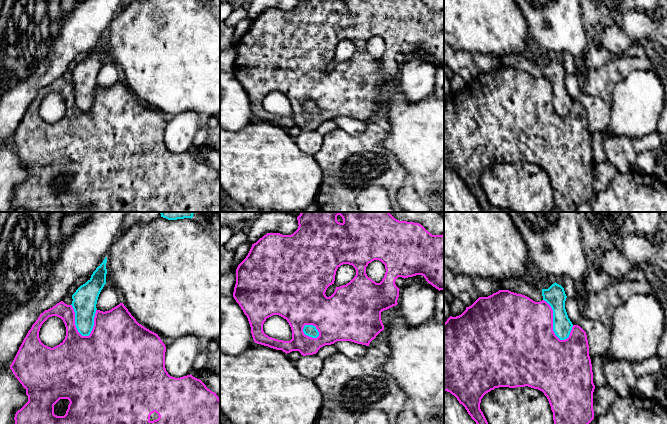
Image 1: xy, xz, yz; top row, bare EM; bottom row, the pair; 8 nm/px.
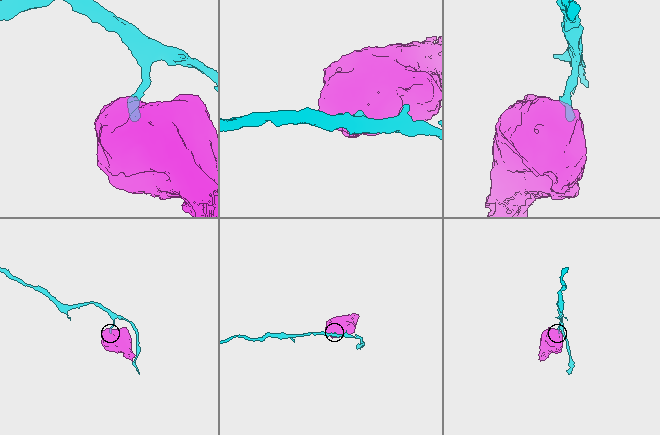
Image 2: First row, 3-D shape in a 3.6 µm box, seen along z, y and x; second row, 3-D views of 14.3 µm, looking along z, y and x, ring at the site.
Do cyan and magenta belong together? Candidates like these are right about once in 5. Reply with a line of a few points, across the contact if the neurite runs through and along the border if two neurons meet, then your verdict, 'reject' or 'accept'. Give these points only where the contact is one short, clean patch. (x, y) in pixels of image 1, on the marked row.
xy (71, 304), (74, 310), (76, 329), (82, 335), (88, 336) | reject

